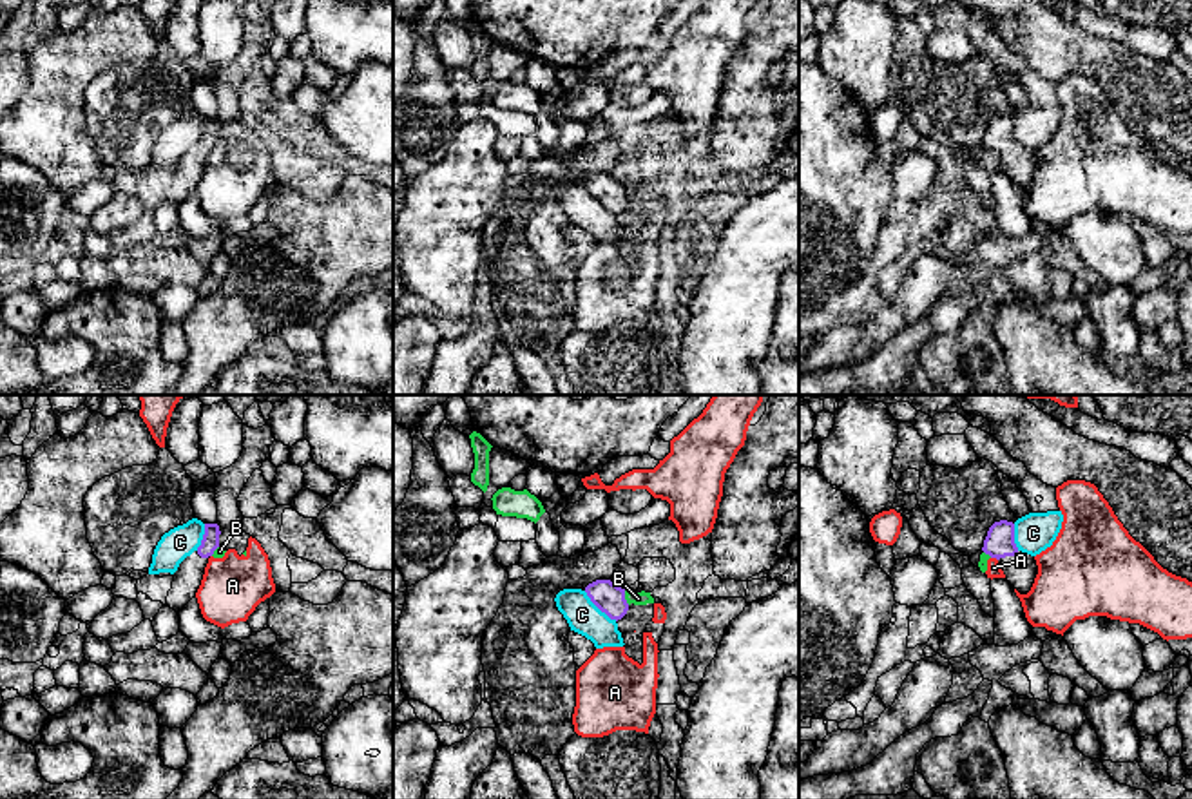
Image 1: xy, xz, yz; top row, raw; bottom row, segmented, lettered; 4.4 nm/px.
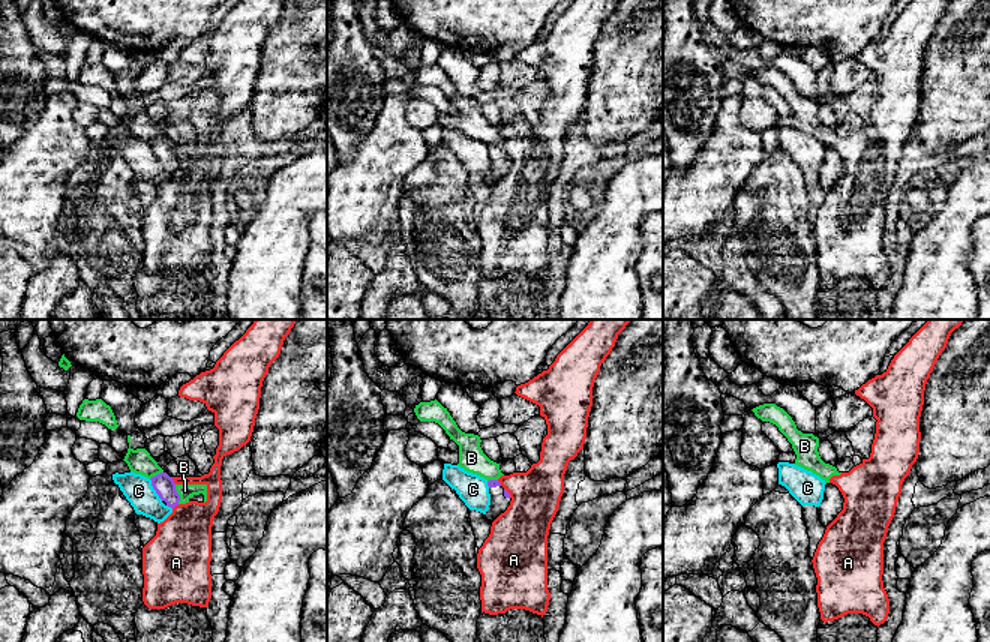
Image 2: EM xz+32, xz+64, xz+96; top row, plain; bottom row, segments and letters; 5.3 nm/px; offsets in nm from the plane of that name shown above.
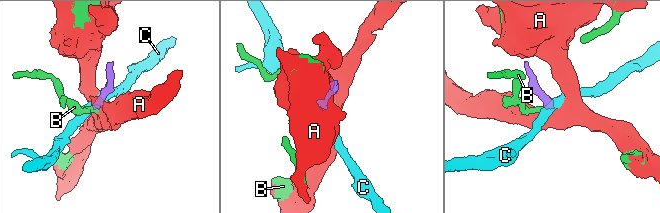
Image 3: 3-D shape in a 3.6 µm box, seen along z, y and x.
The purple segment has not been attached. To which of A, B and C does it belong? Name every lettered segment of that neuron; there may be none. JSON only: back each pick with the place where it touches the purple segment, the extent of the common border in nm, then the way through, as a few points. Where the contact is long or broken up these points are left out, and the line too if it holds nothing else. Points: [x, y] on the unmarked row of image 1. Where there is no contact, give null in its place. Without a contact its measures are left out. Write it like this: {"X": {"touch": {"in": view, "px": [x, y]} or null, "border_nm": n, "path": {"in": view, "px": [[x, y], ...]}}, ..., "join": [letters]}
{"join": []}

